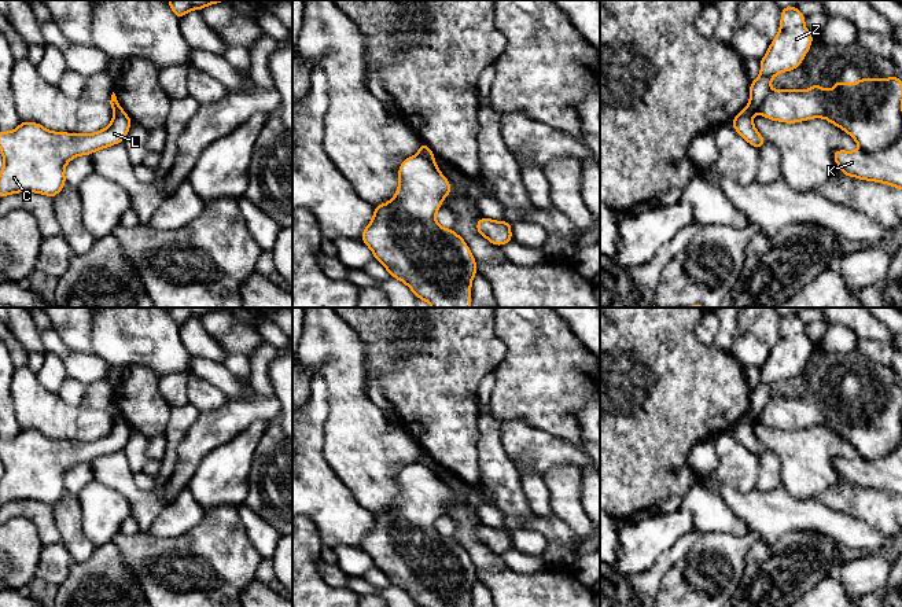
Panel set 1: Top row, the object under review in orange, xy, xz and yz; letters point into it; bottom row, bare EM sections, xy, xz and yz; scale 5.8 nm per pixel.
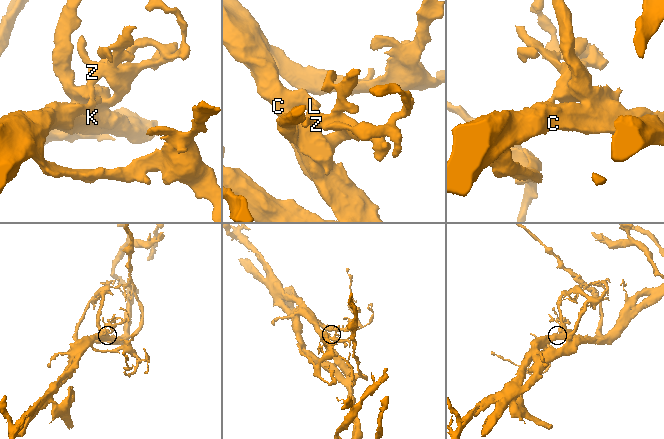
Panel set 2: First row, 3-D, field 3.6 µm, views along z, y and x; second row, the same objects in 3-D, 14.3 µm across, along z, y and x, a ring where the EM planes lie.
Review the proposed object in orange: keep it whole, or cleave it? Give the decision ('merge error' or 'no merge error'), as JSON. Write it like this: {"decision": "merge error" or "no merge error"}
{"decision": "merge error"}

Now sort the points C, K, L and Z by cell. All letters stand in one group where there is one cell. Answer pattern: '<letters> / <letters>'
C K L / Z

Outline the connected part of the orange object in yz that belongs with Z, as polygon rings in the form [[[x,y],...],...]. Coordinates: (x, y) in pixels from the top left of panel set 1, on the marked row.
[[[798,7],[781,8],[780,32],[761,59],[761,74],[750,85],[750,103],[747,108],[755,114],[781,122],[800,122],[810,118],[825,118],[831,124],[847,132],[858,146],[876,152],[887,148],[902,135],[902,81],[892,78],[862,78],[853,84],[835,81],[833,89],[822,89],[813,82],[809,91],[800,89],[770,89],[774,76],[796,69],[805,59],[813,36],[805,26],[805,15]]]

